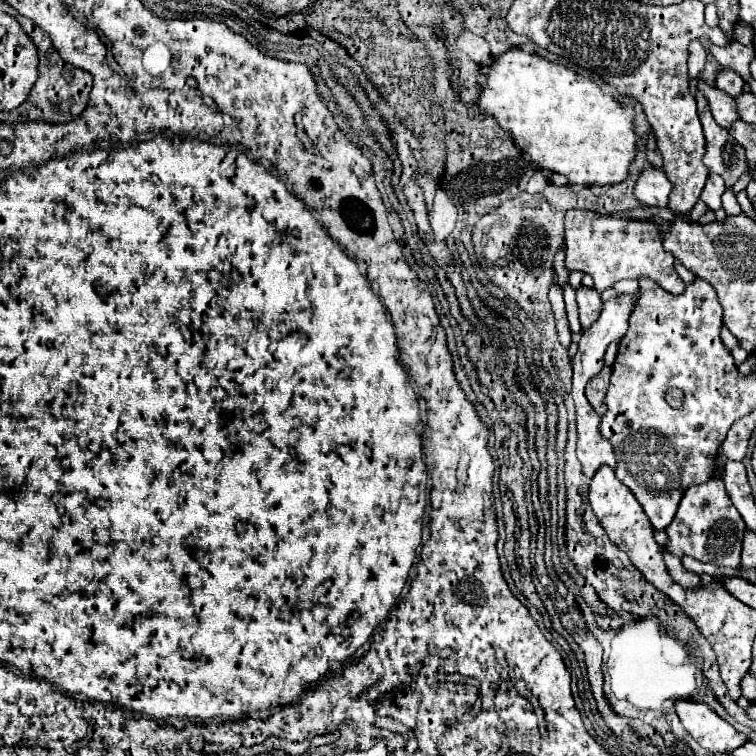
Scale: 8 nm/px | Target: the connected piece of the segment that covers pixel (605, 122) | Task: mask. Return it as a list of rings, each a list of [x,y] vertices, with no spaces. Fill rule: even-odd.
[[[509,49],[489,65],[477,109],[491,115],[533,163],[565,175],[571,185],[613,185],[629,175],[637,139],[633,131],[635,111],[617,105],[587,77],[577,75],[575,79],[575,73],[561,63]]]

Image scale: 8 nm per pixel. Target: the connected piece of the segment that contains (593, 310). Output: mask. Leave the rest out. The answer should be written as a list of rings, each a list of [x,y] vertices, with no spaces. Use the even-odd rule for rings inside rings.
[[[579,285],[575,289],[575,293],[577,293],[581,329],[585,331],[597,321],[601,309],[603,309],[603,301],[601,301],[601,297],[599,297],[599,293],[595,289],[589,289],[589,287],[583,287],[583,285]]]

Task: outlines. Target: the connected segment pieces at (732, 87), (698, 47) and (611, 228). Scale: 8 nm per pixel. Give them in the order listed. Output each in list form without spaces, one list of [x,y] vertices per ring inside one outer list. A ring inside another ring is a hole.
[[[721,69],[721,71],[717,71],[717,75],[715,75],[715,85],[717,85],[719,89],[723,89],[725,93],[729,93],[731,97],[737,97],[737,93],[741,93],[743,83],[745,83],[745,81],[741,79],[741,75],[735,73],[735,71],[731,71],[731,69]]]
[[[693,41],[689,45],[689,81],[693,81],[703,71],[705,57],[707,57],[707,51],[703,49],[701,41]]]
[[[571,209],[565,215],[565,267],[569,271],[589,273],[595,281],[595,289],[601,293],[613,287],[619,279],[649,277],[663,289],[677,295],[683,293],[685,283],[673,269],[673,255],[661,245],[661,233],[649,221],[629,221],[623,217],[597,215],[593,211]]]

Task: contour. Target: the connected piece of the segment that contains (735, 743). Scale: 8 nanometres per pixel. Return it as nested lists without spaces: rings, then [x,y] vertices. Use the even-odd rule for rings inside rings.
[[[685,699],[675,701],[675,713],[679,715],[685,731],[711,753],[731,753],[747,741],[743,733],[725,723],[703,703]]]

